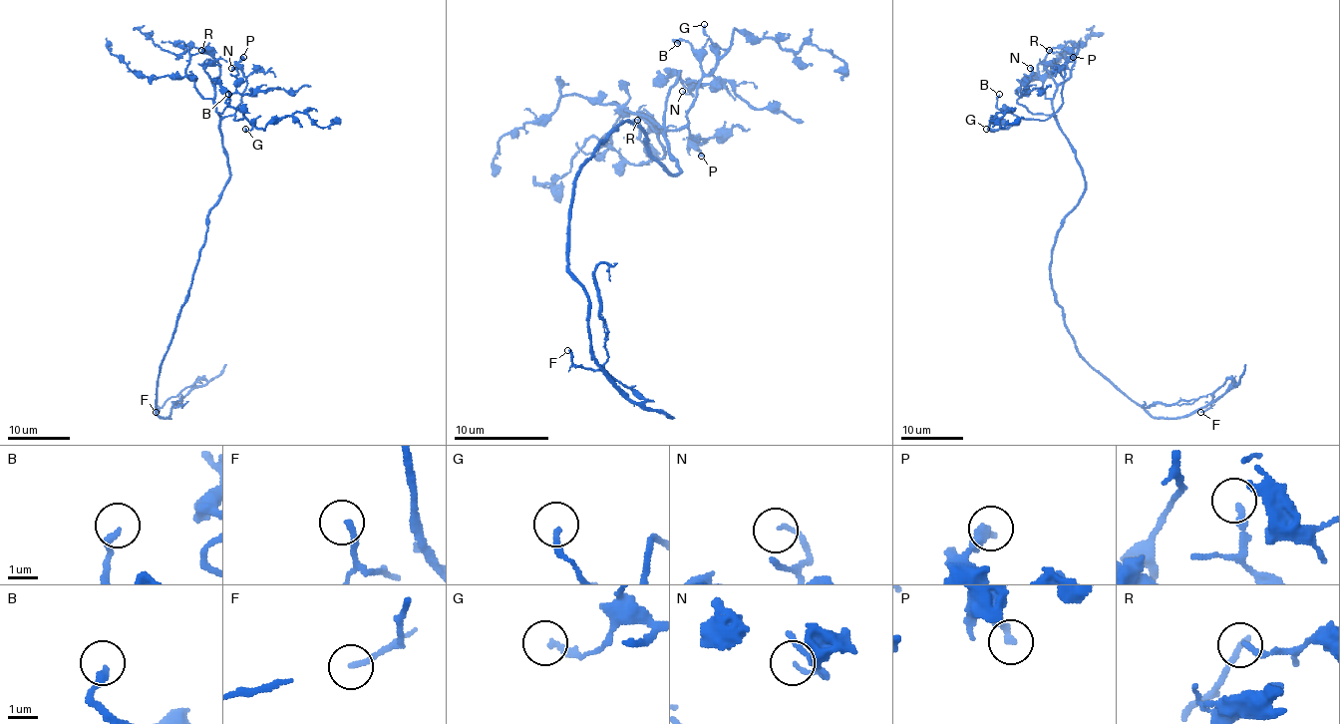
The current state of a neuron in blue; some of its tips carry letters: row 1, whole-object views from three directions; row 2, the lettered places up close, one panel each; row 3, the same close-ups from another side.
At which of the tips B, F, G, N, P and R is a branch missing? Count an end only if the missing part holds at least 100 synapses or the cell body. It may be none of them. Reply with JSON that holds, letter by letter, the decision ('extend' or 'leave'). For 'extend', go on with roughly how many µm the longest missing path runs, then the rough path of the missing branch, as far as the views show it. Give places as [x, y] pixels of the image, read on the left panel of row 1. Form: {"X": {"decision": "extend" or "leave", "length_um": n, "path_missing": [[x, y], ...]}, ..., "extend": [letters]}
{"B": {"decision": "leave"}, "F": {"decision": "leave"}, "G": {"decision": "leave"}, "N": {"decision": "leave"}, "P": {"decision": "leave"}, "R": {"decision": "leave"}, "extend": []}

